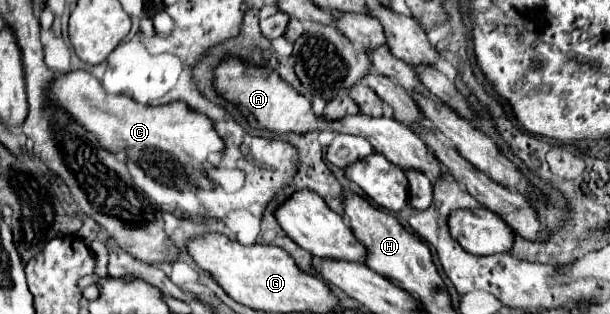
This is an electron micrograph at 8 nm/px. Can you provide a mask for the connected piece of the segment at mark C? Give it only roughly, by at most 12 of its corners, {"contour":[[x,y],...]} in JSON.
{"contour":[[77,70],[49,100],[179,190],[223,152],[185,102],[141,106]]}

